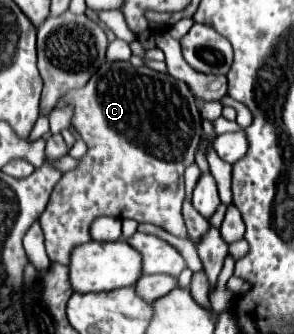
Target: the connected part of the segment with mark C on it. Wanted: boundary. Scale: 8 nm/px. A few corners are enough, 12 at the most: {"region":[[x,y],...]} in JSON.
{"region":[[105,62],[57,108],[89,150],[39,218],[51,262],[101,216],[189,240],[187,84]]}

